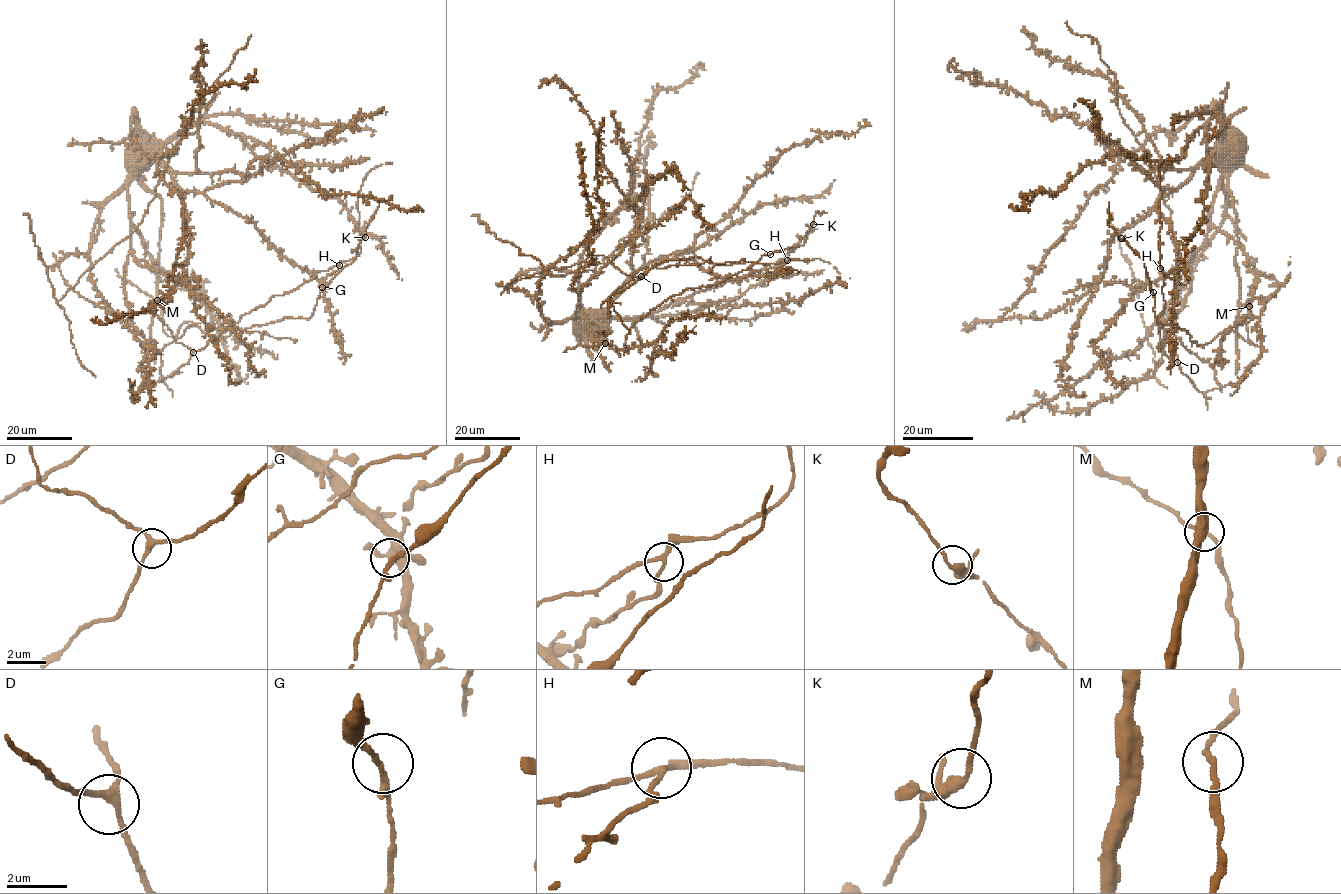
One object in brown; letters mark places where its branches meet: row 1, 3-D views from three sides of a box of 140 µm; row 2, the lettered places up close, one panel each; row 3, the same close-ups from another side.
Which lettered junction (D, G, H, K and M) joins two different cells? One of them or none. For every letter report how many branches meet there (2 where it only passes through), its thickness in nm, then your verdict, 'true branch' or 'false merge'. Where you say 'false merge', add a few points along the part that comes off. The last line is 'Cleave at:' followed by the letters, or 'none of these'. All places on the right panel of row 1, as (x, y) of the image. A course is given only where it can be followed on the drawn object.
D: branches 3; calibre 220 nm; true branch
G: branches 3; calibre 160 nm; true branch
H: branches 3; calibre 160 nm; false merge; course (1159, 268), (1175, 282), (1186, 284)
K: branches 3; calibre 240 nm; true branch
M: branches 2; calibre 160 nm; true branch
Cleave at: H

